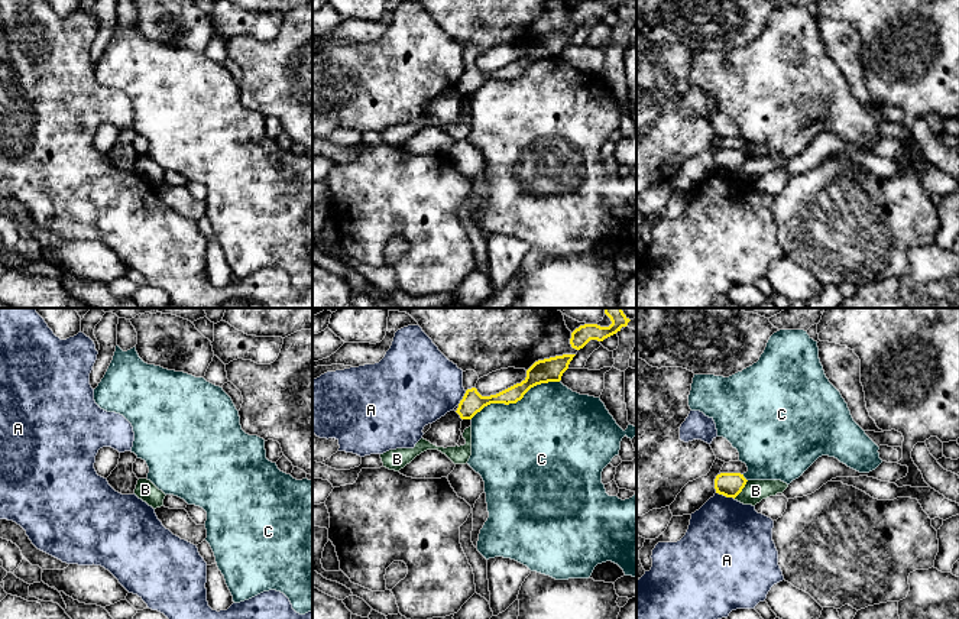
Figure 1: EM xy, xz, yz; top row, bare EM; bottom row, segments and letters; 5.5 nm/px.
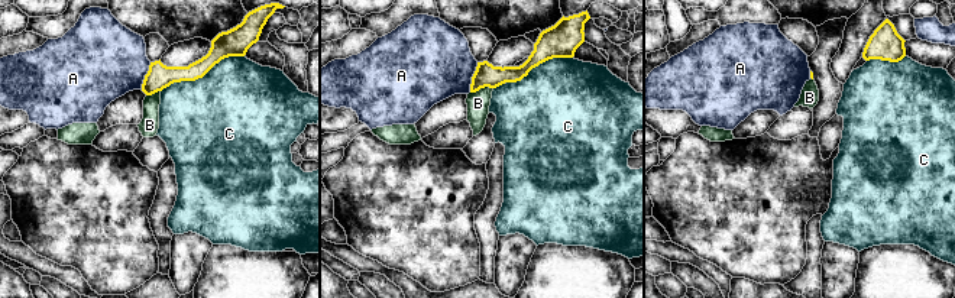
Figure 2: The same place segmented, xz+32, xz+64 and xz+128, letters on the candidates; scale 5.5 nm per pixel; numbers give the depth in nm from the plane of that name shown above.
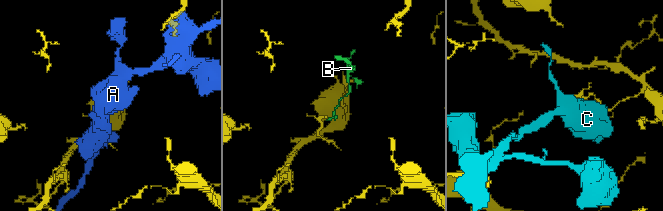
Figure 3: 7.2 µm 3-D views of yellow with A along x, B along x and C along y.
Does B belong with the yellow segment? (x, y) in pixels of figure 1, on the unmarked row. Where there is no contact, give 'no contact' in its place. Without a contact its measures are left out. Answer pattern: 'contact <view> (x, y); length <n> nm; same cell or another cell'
contact yz (742, 164); length 130 nm; another cell

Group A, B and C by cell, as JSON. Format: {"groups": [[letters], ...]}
{"groups": [["A"], ["B"], ["C"]]}

